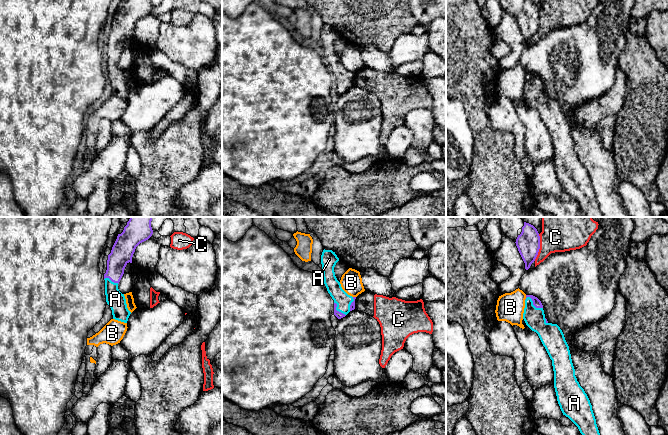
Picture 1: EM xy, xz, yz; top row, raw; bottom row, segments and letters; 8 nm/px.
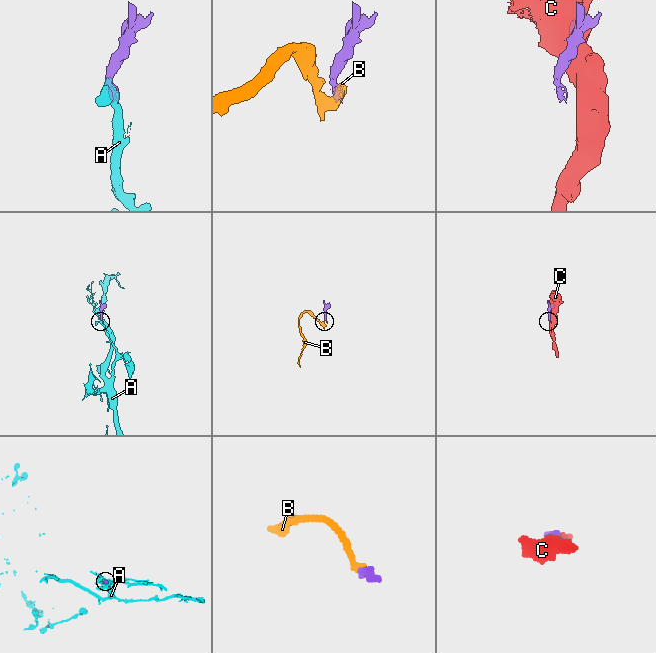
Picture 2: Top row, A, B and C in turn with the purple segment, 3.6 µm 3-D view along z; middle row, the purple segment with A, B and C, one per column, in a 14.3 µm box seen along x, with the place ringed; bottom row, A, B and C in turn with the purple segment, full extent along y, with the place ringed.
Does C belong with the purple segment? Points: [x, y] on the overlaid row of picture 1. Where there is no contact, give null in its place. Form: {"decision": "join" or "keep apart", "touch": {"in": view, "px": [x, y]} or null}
{"decision": "keep apart", "touch": {"in": "yz", "px": [539, 247]}}

